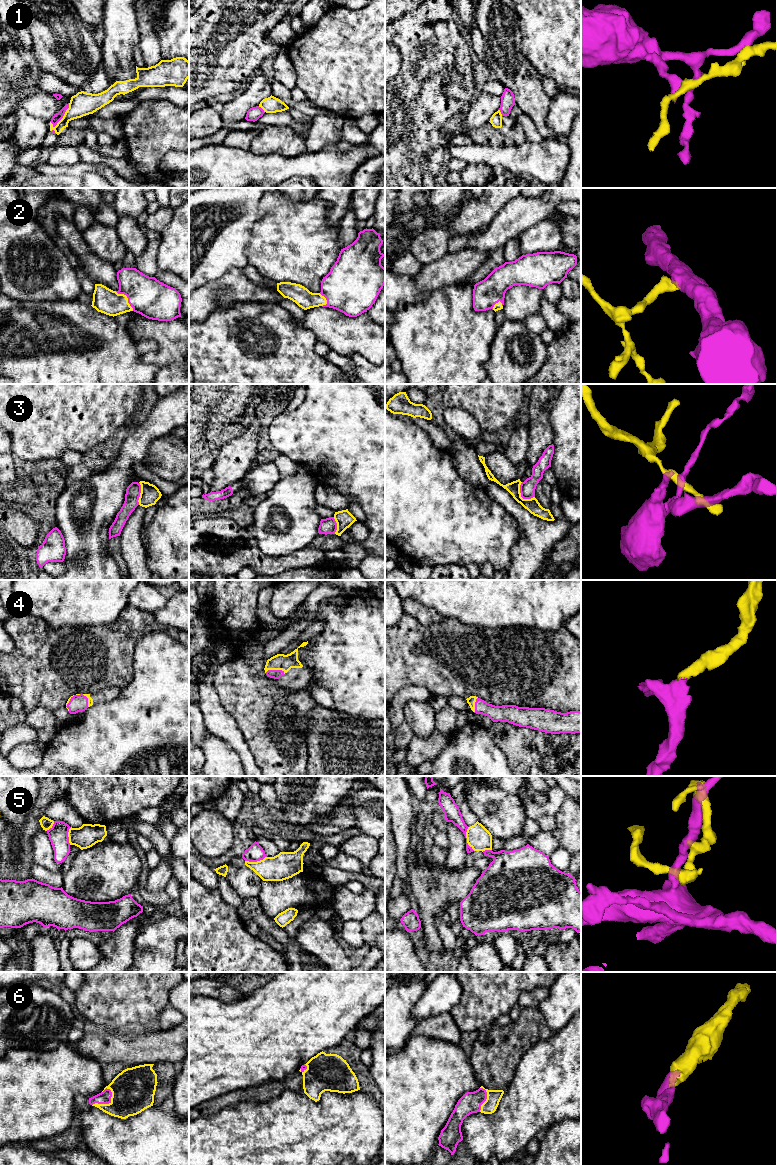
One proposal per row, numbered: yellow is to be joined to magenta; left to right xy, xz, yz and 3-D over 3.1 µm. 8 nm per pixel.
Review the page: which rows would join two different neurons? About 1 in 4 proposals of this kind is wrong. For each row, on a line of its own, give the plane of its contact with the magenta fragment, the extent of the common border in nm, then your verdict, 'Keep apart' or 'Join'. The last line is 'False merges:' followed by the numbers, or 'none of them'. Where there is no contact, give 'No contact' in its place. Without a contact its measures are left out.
1: Touches magenta in xy. Shared border 240 nm. Keep apart
2: Touches magenta in xy. Shared border 220 nm. Join
3: Touches magenta in yz. Shared border 170 nm. Keep apart
4: Touches magenta in xz. Shared border 160 nm. Join
5: Touches magenta in yz. Shared border 200 nm. Keep apart
6: Touches magenta in xy. Shared border 200 nm. Join
False merges: 1, 3, 5

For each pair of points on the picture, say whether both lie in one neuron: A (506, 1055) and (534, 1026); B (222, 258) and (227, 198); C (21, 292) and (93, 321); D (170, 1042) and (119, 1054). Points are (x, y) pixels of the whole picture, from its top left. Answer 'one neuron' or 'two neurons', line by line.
A: one neuron
B: one neuron
C: two neurons
D: one neuron

